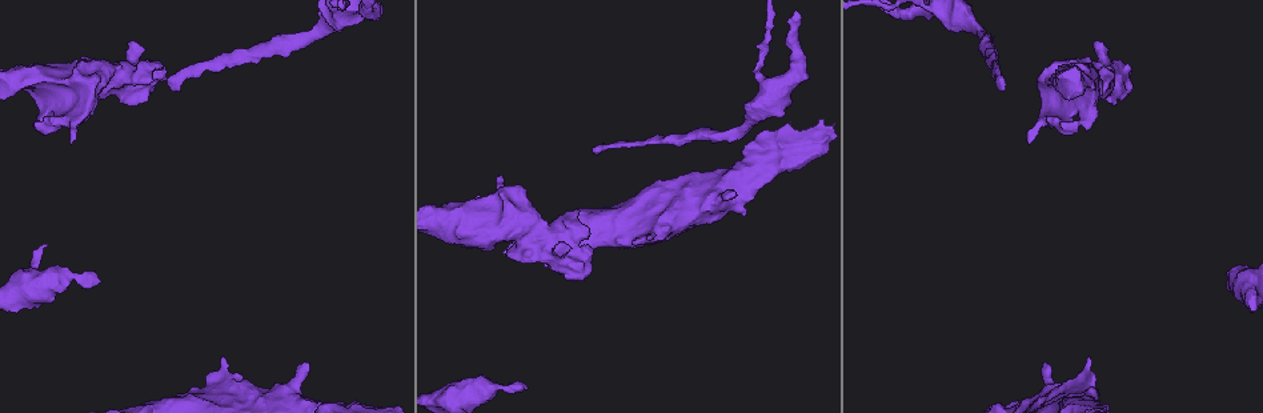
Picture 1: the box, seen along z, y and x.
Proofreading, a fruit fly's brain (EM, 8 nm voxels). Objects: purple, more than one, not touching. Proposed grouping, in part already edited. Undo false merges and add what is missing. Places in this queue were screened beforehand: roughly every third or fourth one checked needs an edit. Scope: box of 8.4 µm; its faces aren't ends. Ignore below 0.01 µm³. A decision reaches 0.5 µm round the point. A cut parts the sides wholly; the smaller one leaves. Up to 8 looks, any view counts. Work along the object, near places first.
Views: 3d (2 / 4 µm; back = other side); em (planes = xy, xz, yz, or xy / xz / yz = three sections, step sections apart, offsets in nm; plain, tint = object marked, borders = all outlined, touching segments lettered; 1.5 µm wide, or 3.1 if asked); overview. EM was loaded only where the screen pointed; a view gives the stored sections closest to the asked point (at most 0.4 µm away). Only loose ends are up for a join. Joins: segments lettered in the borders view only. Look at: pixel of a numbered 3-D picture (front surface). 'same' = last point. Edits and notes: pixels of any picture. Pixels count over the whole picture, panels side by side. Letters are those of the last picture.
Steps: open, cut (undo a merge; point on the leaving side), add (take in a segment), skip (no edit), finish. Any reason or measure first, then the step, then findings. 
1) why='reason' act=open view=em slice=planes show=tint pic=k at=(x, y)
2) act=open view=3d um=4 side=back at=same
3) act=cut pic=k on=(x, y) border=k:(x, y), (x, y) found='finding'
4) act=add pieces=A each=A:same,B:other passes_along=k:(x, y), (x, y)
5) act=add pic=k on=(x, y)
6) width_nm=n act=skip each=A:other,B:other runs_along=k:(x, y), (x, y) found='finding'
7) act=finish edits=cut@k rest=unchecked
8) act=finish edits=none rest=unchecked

why='long arm stops here' act=open view=3d um=4 pic=1 at=(600, 153)

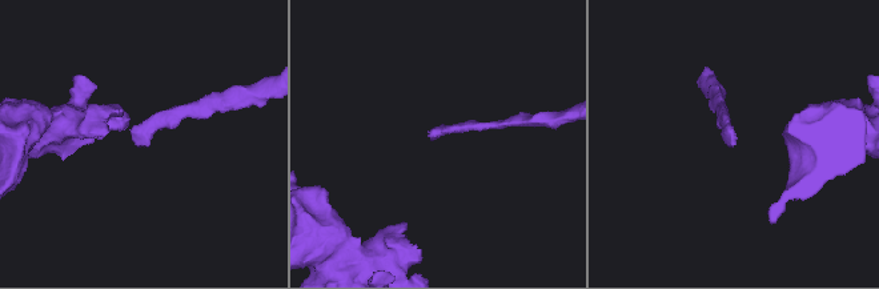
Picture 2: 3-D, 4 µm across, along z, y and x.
act=open view=em slice=planes show=borders pic=2 at=(136, 143)

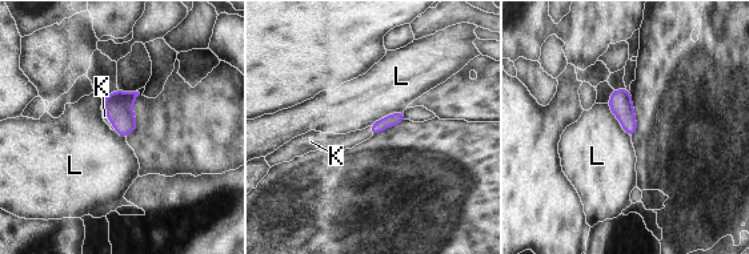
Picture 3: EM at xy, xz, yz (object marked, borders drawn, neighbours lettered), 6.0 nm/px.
act=add pieces=K each=K:same,L:other passes_along=3:(395, 119), (371, 130), (332, 142) found='the neuron continues'

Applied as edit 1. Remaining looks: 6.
why='thick turns thin' act=open view=3d um=4 pic=1 at=(502, 386)

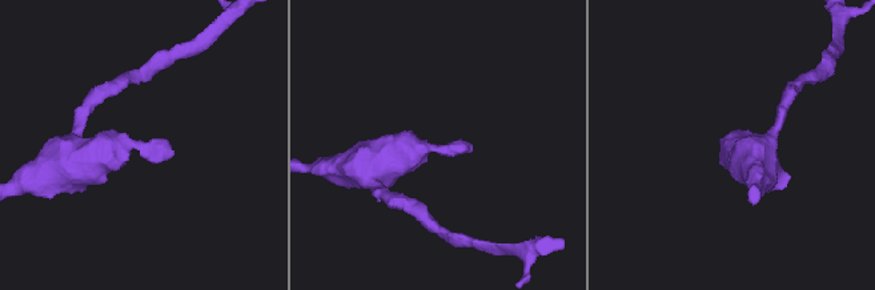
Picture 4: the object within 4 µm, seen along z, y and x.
why='shape alone is not enough' act=open view=em slice=yz step=8 show=borders pic=4 at=(140, 150)

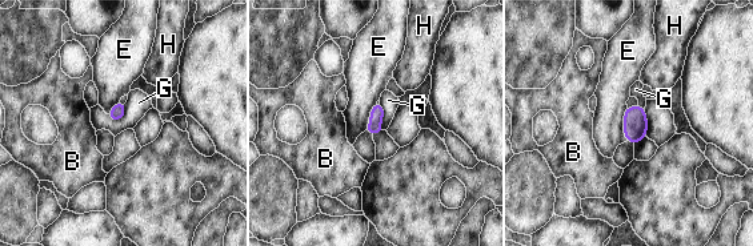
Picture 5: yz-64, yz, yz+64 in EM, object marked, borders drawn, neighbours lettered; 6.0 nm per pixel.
why='cut it another way' act=open view=em slice=planes show=borders at=same

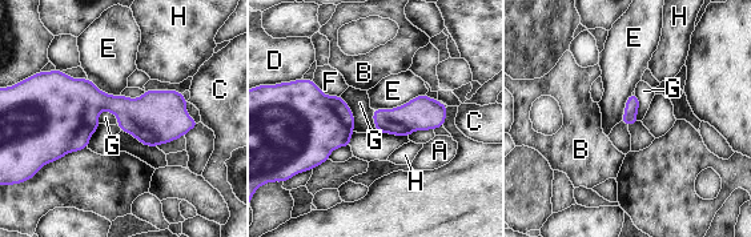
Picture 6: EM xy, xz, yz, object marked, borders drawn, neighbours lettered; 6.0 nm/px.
act=skip each=A:other,B:other,C:other,D:other,E:other,F:other,G:other,H:other border=6:(97, 113), (111, 112), (117, 123) found='one neuron here'

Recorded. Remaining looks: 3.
why='an open end' act=open view=em slice=xz step=4 show=borders pic=1 at=(733, 196)

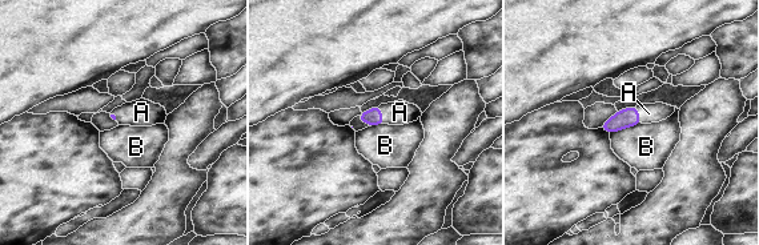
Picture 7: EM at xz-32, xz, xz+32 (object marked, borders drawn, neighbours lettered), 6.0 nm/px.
act=add pieces=A each=A:same,B:other passes_along=7:(373, 116), (381, 115), (400, 112) found='it goes on there'

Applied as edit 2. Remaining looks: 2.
act=finish edits=add@3,add@7 rest=unchecked

